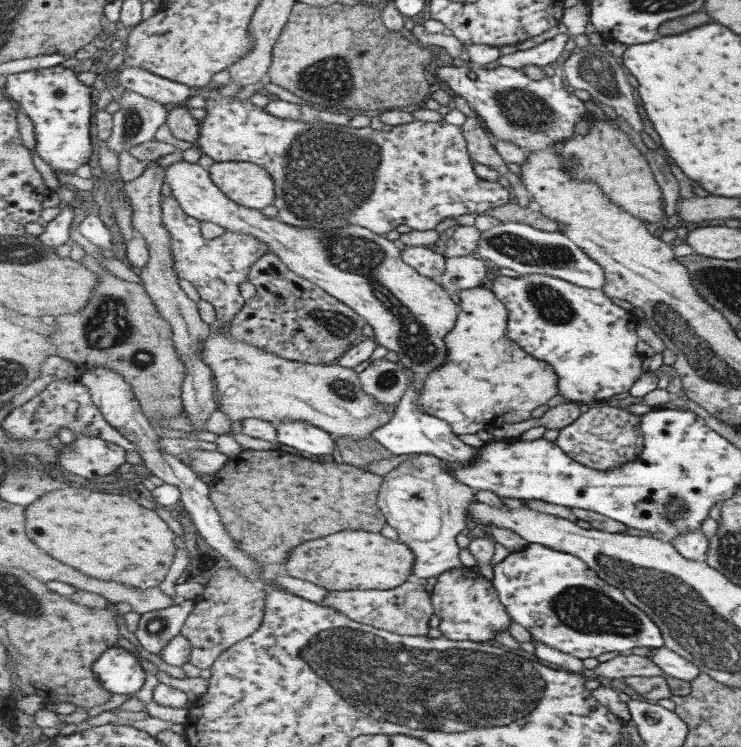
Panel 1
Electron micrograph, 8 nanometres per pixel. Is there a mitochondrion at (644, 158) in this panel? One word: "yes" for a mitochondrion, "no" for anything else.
no

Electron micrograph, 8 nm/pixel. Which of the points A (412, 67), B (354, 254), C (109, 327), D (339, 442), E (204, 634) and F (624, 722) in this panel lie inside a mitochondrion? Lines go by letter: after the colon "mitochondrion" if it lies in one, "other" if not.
A: other
B: mitochondrion
C: mitochondrion
D: other
E: other
F: other

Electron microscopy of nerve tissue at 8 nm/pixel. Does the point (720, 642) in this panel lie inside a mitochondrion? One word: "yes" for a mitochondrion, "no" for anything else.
yes

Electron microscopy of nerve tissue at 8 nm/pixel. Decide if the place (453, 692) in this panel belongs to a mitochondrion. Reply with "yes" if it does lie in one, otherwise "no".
yes

